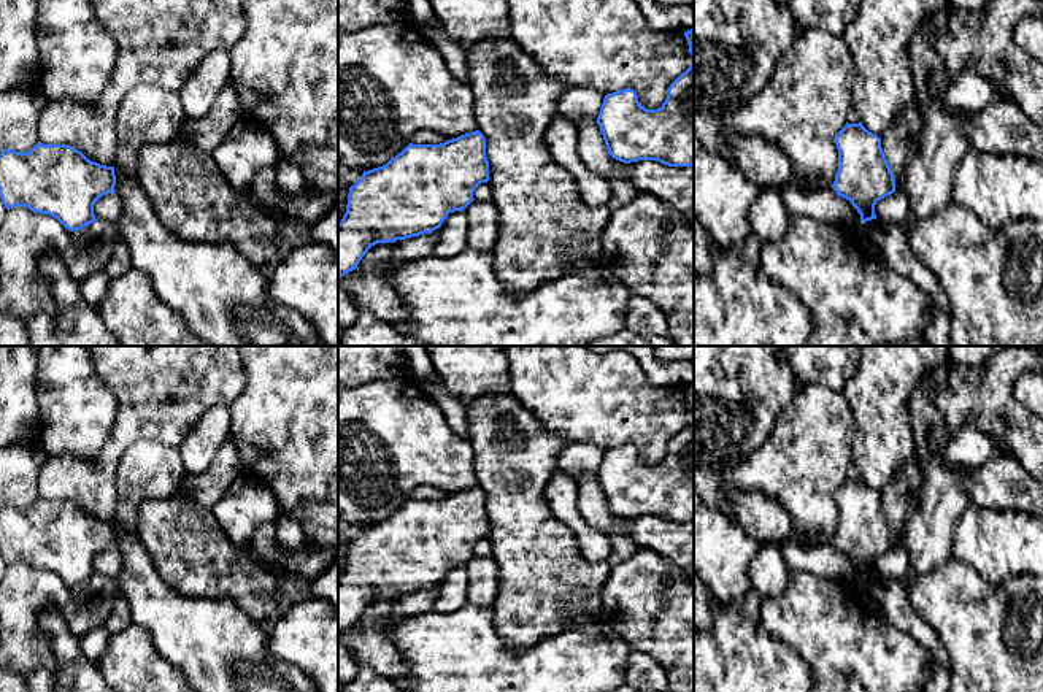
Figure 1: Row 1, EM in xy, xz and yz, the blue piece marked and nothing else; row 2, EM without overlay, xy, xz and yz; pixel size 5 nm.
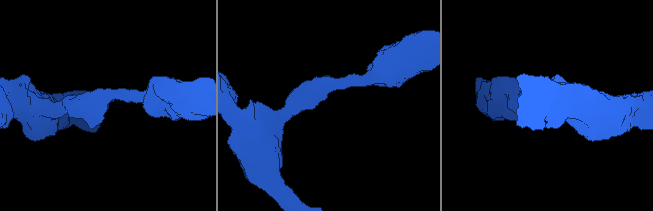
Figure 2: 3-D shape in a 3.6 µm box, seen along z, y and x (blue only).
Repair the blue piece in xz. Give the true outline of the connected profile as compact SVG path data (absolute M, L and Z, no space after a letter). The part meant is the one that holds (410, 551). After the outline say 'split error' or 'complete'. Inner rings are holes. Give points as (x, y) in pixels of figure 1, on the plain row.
M479 486L440 500L410 498L386 521L364 527L349 543L346 568L338 579L338 636L356 625L368 605L440 584L449 568L465 565L473 548L489 536L486 494Z | complete

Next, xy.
M37 498L29 508L0 508L0 554L6 565L27 562L56 573L67 586L95 576L95 557L114 548L114 522L89 516L68 500Z | complete

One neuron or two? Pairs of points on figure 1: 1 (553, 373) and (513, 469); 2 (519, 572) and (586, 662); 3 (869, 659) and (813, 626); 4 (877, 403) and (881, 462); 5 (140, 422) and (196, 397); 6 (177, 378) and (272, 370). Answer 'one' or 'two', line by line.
1: two
2: two
3: one
4: one
5: one
6: two

